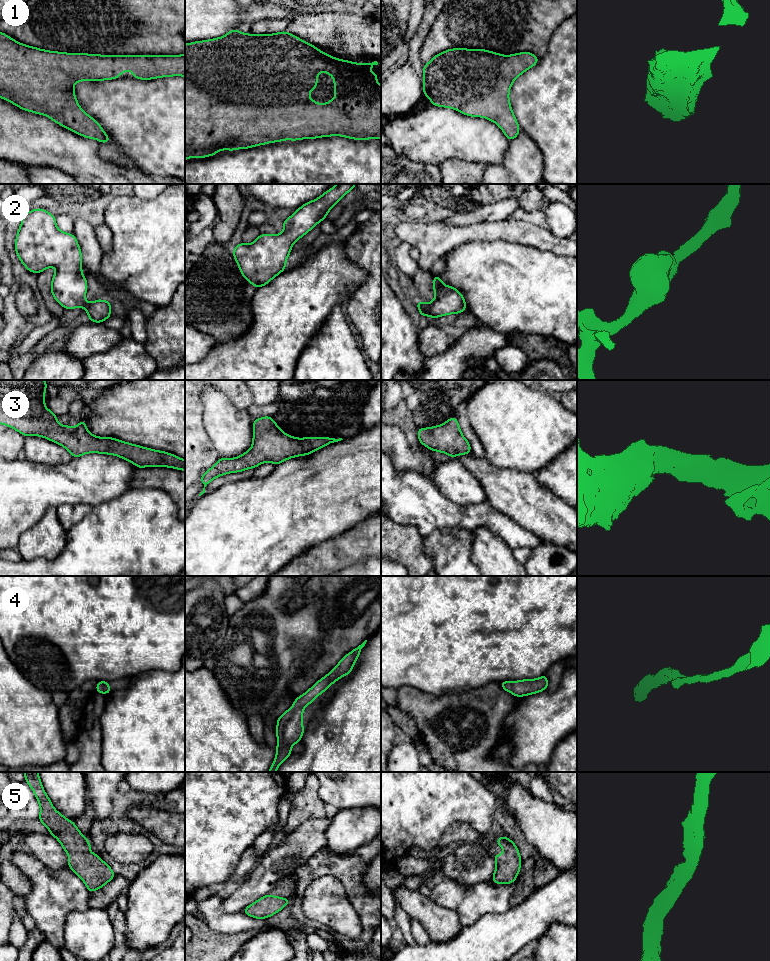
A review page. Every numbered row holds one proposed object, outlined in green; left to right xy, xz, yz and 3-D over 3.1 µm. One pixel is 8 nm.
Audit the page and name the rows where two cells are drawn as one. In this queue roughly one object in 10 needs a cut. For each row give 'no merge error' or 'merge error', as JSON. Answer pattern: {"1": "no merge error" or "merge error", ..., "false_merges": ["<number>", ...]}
{"1": "no merge error", "2": "no merge error", "3": "no merge error", "4": "no merge error", "5": "no merge error", "false_merges": []}

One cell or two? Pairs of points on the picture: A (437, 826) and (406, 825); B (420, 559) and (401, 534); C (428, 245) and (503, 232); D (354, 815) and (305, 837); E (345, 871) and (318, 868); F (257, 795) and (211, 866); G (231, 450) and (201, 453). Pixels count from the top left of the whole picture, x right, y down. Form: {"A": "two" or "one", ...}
{"A": "one", "B": "one", "C": "one", "D": "two", "E": "one", "F": "one", "G": "two"}

